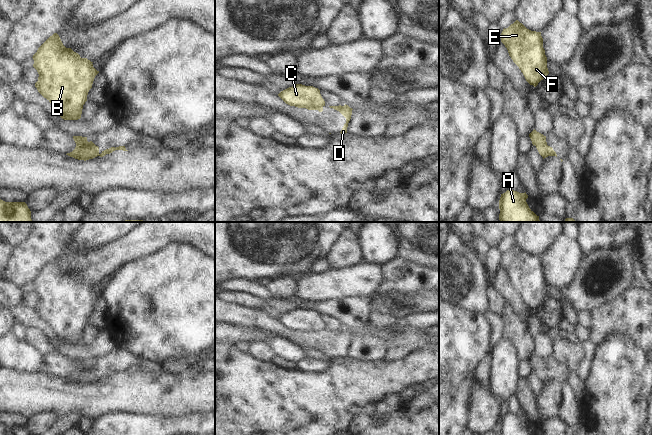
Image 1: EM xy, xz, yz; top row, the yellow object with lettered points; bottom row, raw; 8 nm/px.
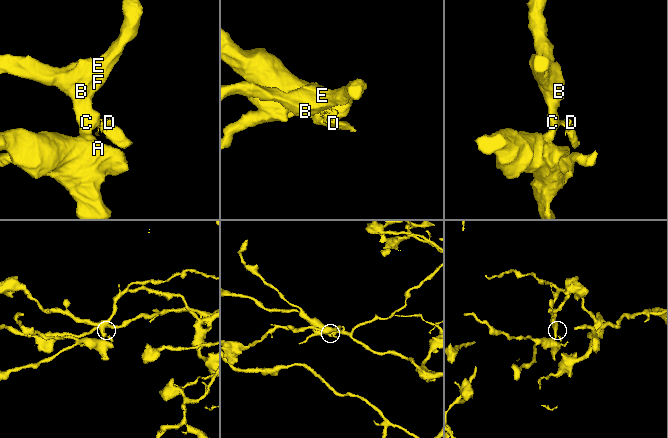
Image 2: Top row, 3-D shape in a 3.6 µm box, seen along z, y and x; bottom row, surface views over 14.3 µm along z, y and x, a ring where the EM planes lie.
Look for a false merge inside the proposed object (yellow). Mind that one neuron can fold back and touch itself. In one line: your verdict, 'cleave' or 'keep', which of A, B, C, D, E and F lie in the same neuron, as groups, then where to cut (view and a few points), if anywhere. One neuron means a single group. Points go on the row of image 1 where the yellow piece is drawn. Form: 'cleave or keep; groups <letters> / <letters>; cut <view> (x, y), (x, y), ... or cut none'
cleave; groups A B C E F / D; cut xy (96, 146), (97, 155)

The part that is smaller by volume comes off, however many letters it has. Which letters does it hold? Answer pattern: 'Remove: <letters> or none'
Remove: D

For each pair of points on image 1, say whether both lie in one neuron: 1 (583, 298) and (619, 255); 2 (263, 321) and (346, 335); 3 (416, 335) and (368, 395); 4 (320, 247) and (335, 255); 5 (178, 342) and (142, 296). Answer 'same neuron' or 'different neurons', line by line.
1: same neuron
2: same neuron
3: different neurons
4: different neurons
5: same neuron

